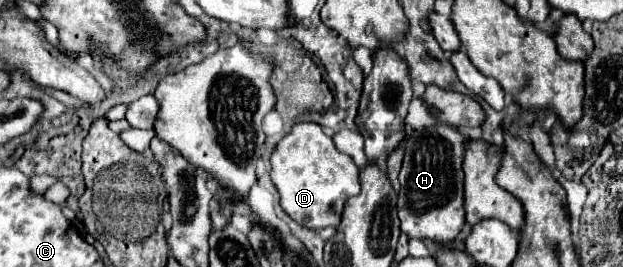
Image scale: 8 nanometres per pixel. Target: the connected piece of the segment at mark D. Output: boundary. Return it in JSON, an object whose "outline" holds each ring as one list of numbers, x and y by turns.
{"outline":[[296,123,292,127,292,131,280,139,280,143,276,145,272,157,270,157,270,163,272,163,272,171,270,171,270,177,272,177,272,183,276,185,278,193,280,193,280,205,282,209,300,225,308,227,308,229,324,229,328,225,332,227,338,227,340,223,340,217,342,217,342,209,344,209,344,203,350,199,350,197,356,197,360,193,360,171,354,163,354,159,346,153,340,153,332,141,332,137,328,137,322,127,318,123]]}

